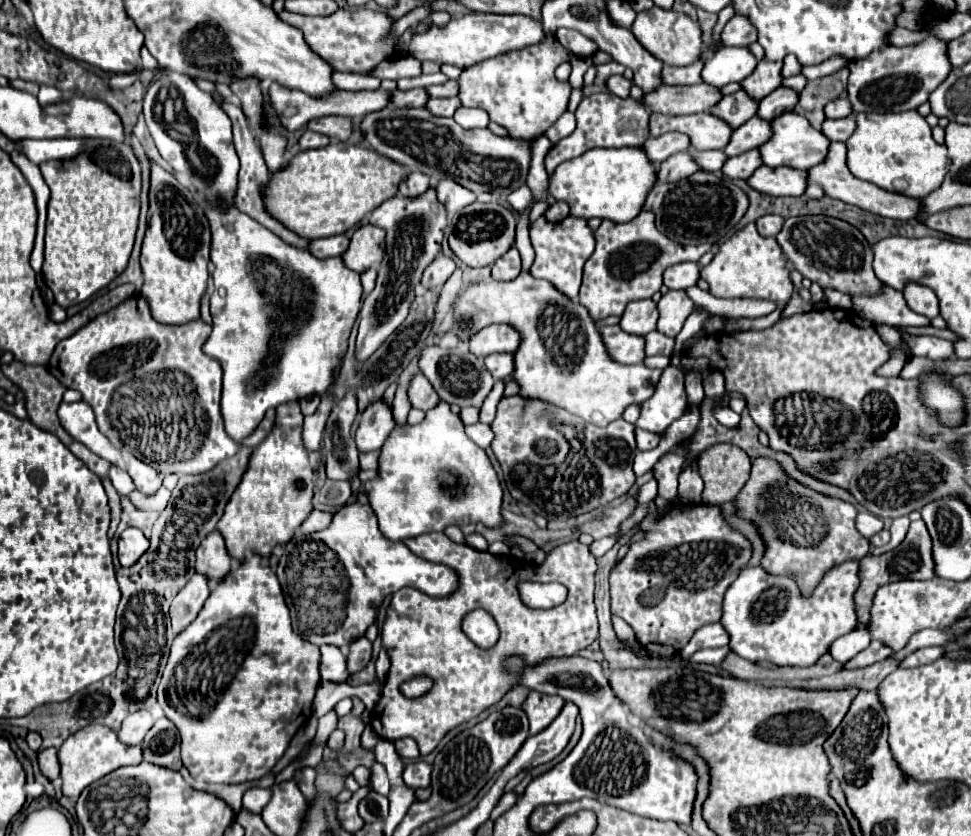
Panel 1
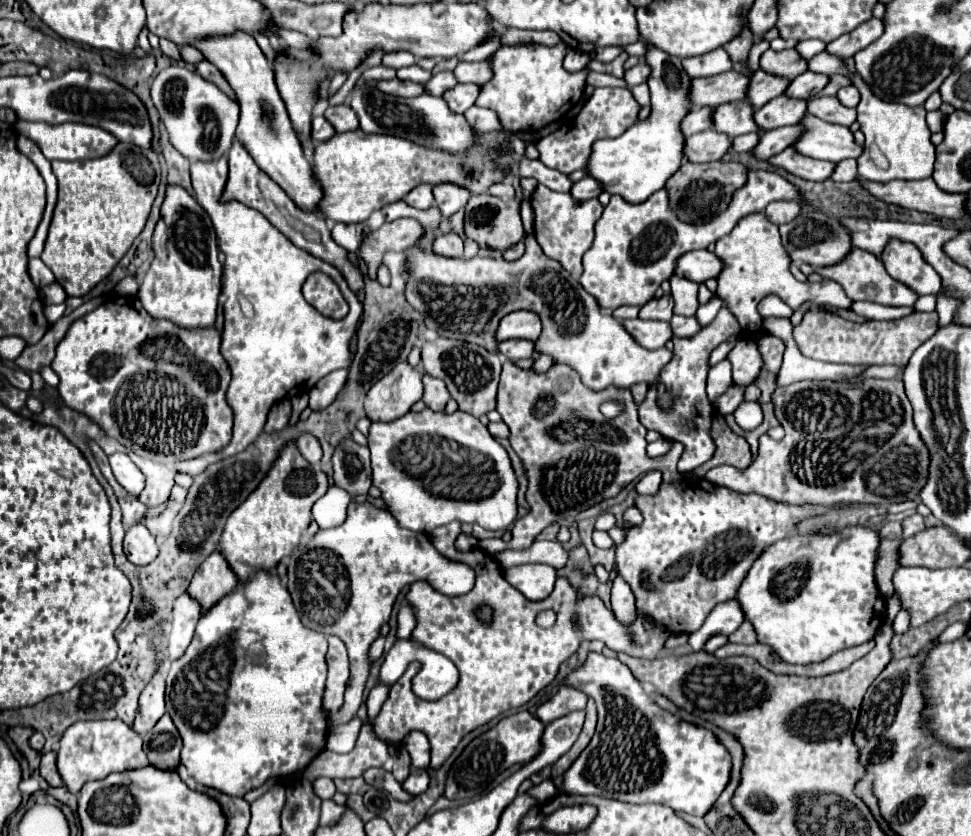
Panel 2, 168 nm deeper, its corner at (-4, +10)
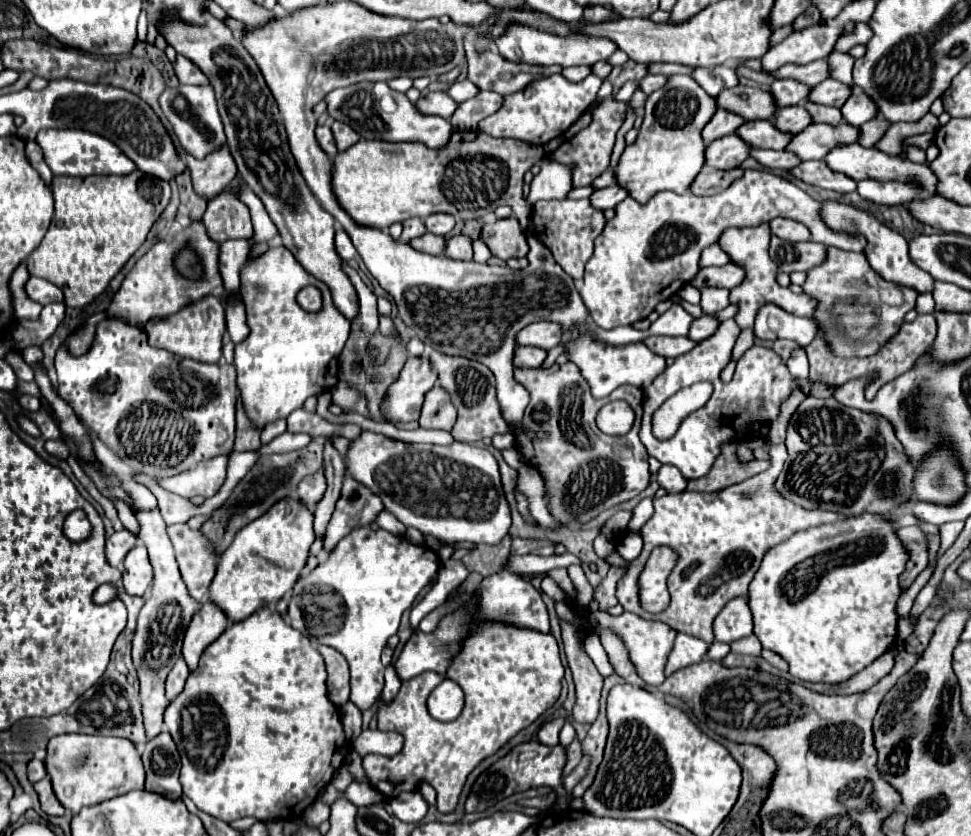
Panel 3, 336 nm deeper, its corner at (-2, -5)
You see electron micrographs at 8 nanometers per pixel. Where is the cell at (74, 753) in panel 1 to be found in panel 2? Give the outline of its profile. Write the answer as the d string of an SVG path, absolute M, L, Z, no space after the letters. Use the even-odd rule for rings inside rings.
M120 719L76 722L64 732L60 740L58 772L72 794L78 794L80 788L90 780L100 780L110 772L142 768L146 764L148 758L142 750L142 738Z

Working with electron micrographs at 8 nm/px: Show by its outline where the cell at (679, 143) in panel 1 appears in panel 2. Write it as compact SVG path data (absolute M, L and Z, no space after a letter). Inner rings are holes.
M694 108L688 116L684 116L684 120L680 122L680 130L684 132L684 136L692 136L696 132L702 132L702 130L708 130L712 126L710 122L710 112L712 108Z

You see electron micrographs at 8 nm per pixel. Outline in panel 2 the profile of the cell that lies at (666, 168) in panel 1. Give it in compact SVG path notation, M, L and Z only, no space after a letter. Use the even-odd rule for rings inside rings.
M714 130L698 132L684 142L684 160L688 162L714 162L720 160L730 148L730 138Z

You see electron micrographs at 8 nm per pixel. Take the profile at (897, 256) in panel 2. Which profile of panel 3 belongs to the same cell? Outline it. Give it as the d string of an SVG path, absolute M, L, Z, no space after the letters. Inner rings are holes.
M822 201L820 203L820 217L822 221L832 229L832 231L838 231L838 233L844 233L844 235L850 235L850 237L856 237L856 235L862 235L866 237L866 247L864 247L864 255L868 259L868 263L872 265L872 269L882 275L886 281L892 281L892 283L898 283L898 285L906 285L906 287L912 287L916 289L918 293L924 293L924 291L932 291L932 283L934 279L918 269L910 257L908 257L908 241L892 231L890 227L886 227L884 223L880 223L878 219L874 219L870 213L854 207L854 205L848 205L848 203L842 203L842 201Z

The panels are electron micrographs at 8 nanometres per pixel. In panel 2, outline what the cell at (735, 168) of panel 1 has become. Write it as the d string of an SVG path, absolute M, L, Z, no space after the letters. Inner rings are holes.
M798 124L762 132L756 148L752 150L752 156L758 158L758 160L768 160L770 156L774 156L774 154L782 152L784 148L788 148L800 136L800 132L802 132L802 128Z

